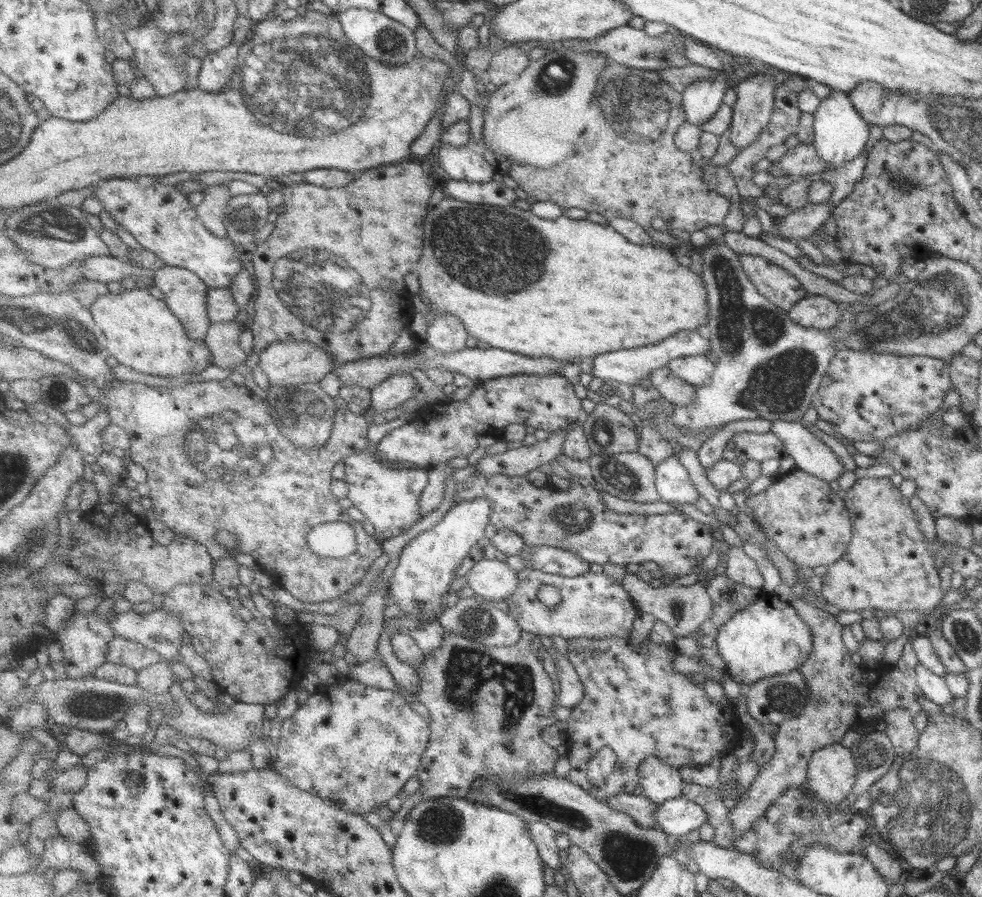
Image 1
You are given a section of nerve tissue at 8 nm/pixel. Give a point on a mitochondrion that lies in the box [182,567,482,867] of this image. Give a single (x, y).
(442, 825)

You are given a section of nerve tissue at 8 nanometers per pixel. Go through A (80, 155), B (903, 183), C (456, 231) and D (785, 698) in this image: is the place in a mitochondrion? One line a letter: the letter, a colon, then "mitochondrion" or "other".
A: other
B: mitochondrion
C: mitochondrion
D: mitochondrion

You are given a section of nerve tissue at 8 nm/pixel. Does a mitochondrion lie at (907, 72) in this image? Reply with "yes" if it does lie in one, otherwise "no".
no

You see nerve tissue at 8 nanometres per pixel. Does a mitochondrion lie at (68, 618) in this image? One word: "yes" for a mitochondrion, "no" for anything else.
no

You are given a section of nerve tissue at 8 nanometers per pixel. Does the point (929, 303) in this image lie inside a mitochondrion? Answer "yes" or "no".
yes

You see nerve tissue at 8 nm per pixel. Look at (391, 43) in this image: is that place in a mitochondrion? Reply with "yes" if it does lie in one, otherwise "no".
yes

